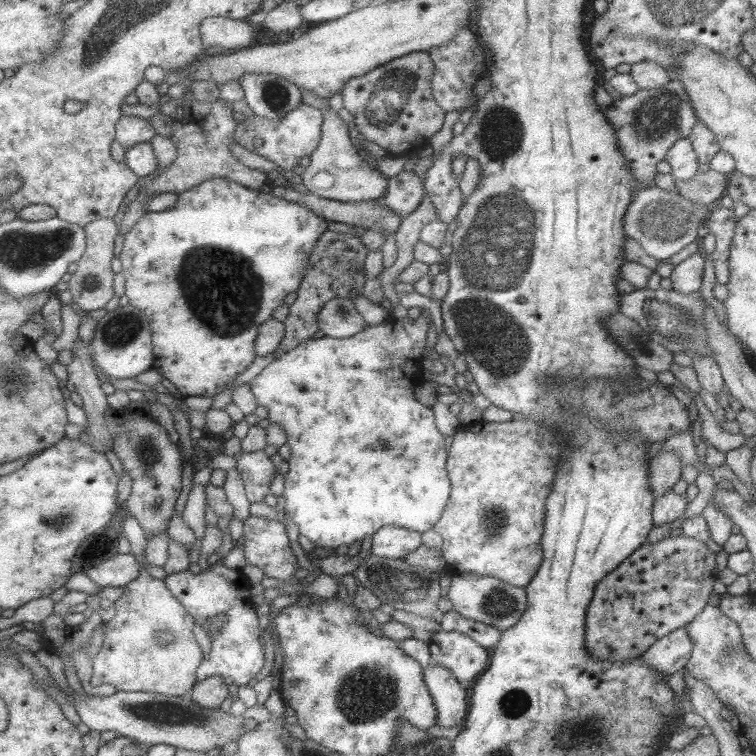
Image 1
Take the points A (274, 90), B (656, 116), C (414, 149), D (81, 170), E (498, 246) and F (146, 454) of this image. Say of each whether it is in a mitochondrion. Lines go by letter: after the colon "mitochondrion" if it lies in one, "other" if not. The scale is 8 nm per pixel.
A: mitochondrion
B: mitochondrion
C: other
D: other
E: mitochondrion
F: mitochondrion

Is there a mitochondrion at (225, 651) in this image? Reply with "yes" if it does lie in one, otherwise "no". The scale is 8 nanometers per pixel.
no

